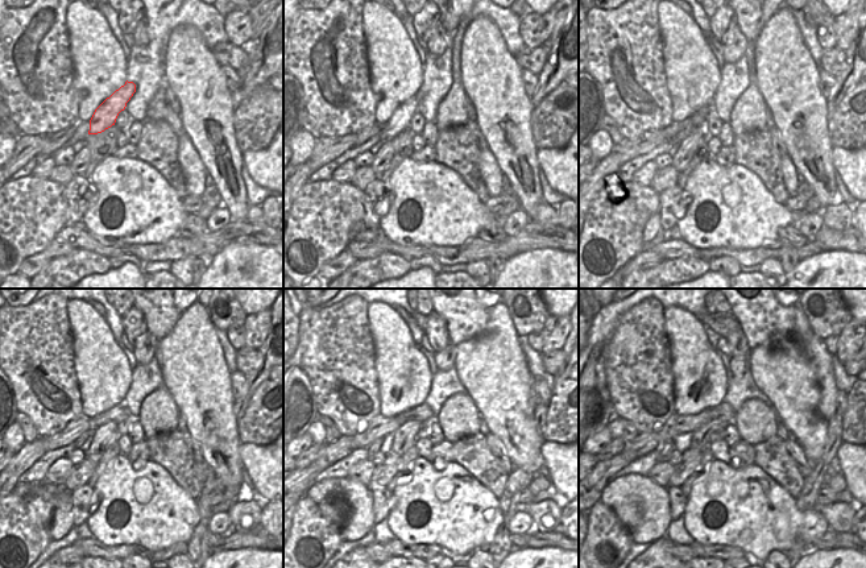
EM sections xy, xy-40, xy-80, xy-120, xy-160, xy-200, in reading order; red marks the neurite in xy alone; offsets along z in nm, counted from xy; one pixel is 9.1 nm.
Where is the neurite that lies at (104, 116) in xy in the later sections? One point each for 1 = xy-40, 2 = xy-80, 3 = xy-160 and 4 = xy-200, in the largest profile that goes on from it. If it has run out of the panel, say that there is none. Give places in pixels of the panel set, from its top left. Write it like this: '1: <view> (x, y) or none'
1: xy-40 (400, 120)
2: xy-80 (697, 120)
3: xy-160 (373, 448)
4: xy-200 (667, 448)

